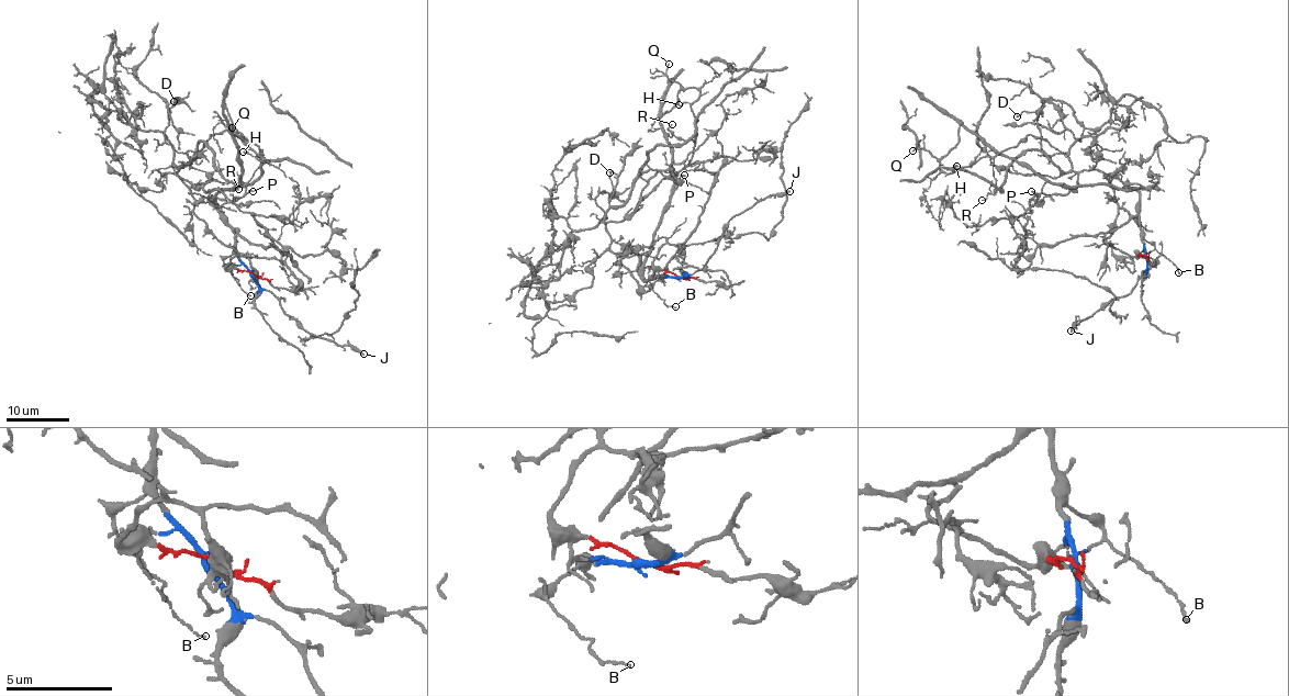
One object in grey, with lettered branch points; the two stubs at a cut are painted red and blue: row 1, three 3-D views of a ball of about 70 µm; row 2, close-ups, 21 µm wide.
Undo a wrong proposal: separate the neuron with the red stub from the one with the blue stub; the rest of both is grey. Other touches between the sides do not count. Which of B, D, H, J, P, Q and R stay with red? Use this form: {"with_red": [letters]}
{"with_red": ["D"]}

